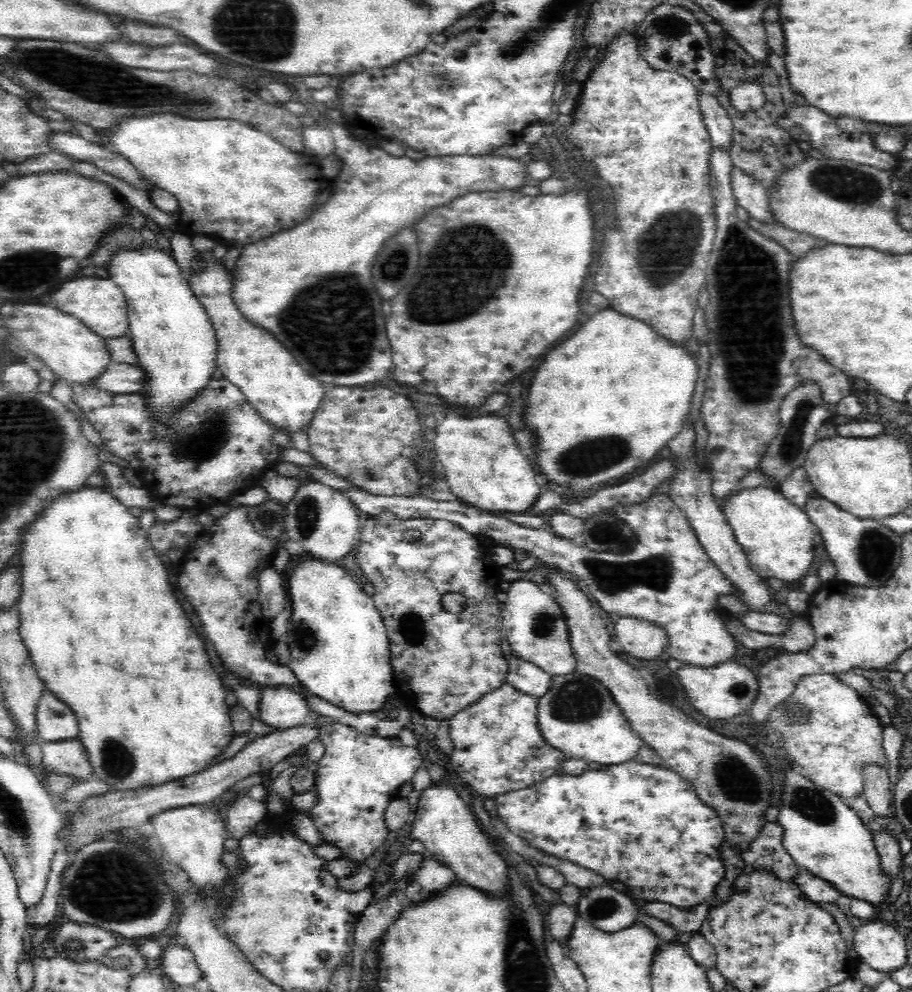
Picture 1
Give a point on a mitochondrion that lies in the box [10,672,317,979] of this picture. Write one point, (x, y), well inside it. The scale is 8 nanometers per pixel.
(105, 885)

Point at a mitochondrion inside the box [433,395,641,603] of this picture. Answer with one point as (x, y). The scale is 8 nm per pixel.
(592, 455)

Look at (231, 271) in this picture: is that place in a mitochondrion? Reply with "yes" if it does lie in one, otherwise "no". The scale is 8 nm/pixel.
no

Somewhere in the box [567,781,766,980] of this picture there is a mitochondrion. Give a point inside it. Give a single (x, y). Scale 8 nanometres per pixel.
(600, 906)

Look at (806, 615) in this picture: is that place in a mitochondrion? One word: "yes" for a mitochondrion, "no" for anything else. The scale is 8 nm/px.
no

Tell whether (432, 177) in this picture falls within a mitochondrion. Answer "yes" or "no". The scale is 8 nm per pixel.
no

